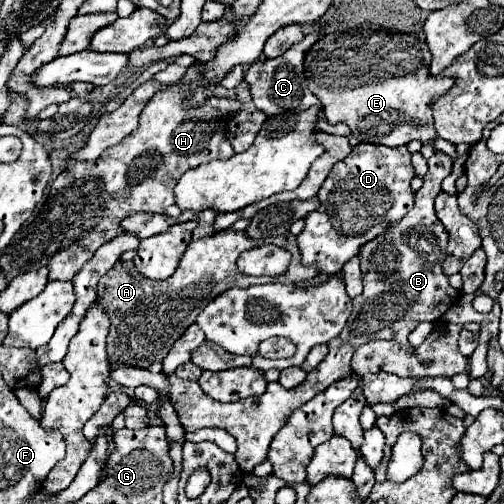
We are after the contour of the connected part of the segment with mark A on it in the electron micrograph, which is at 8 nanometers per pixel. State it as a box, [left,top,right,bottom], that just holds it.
[97,229,261,367]

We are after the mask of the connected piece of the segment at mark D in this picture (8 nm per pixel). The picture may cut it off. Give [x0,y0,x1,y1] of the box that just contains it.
[297,143,415,275]

